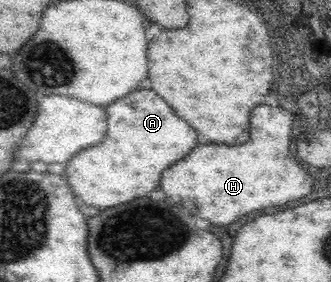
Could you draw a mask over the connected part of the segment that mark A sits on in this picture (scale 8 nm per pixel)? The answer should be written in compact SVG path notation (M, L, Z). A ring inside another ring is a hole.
M137 90L106 105L108 112L106 136L102 144L94 148L82 148L76 156L64 163L63 175L72 192L94 208L112 208L116 204L124 204L124 200L134 200L146 196L154 188L158 188L162 170L166 170L176 160L182 160L196 144L196 132L180 118L176 112L152 90Z

